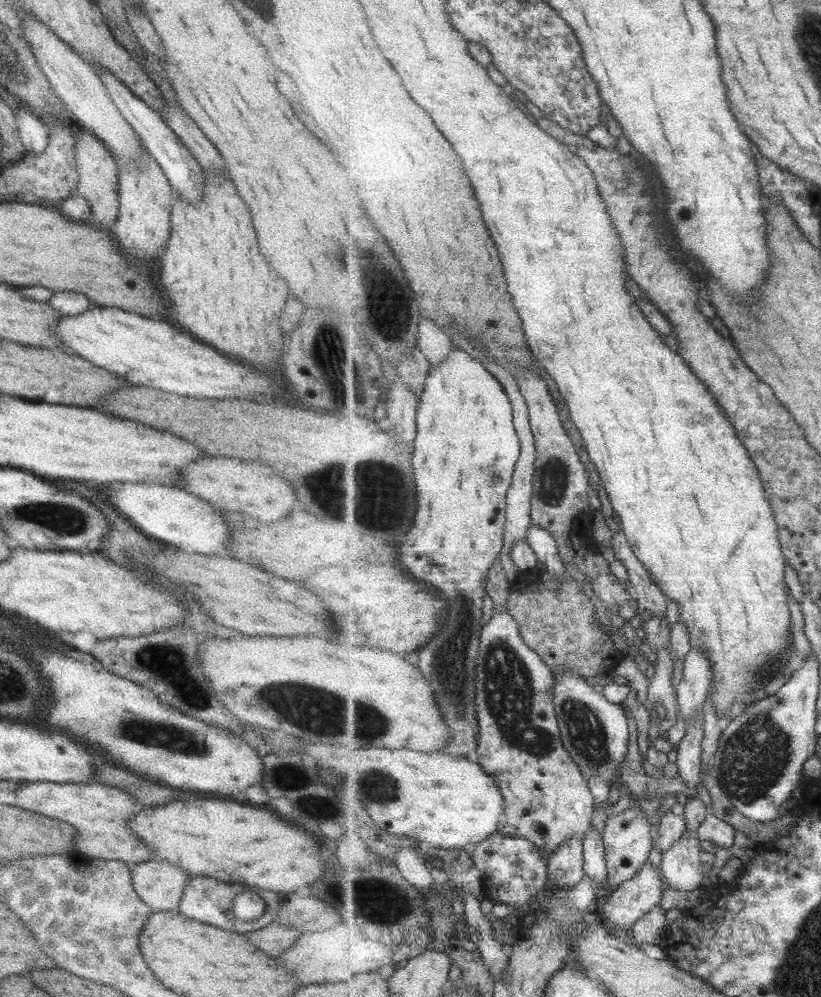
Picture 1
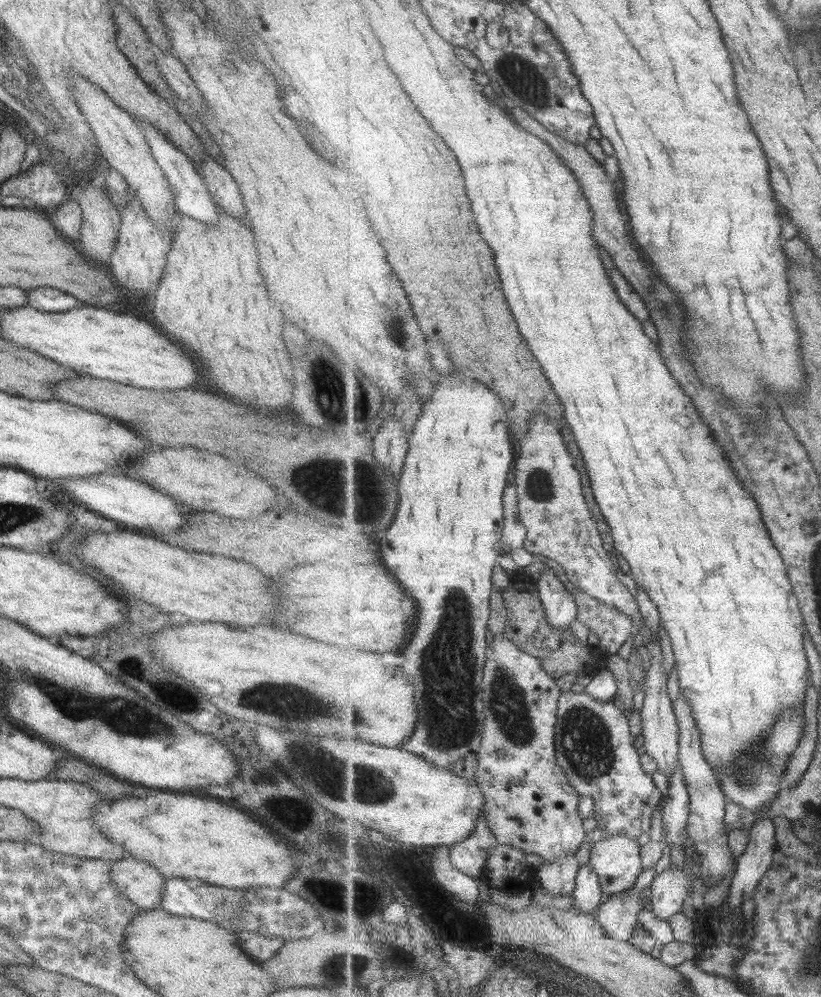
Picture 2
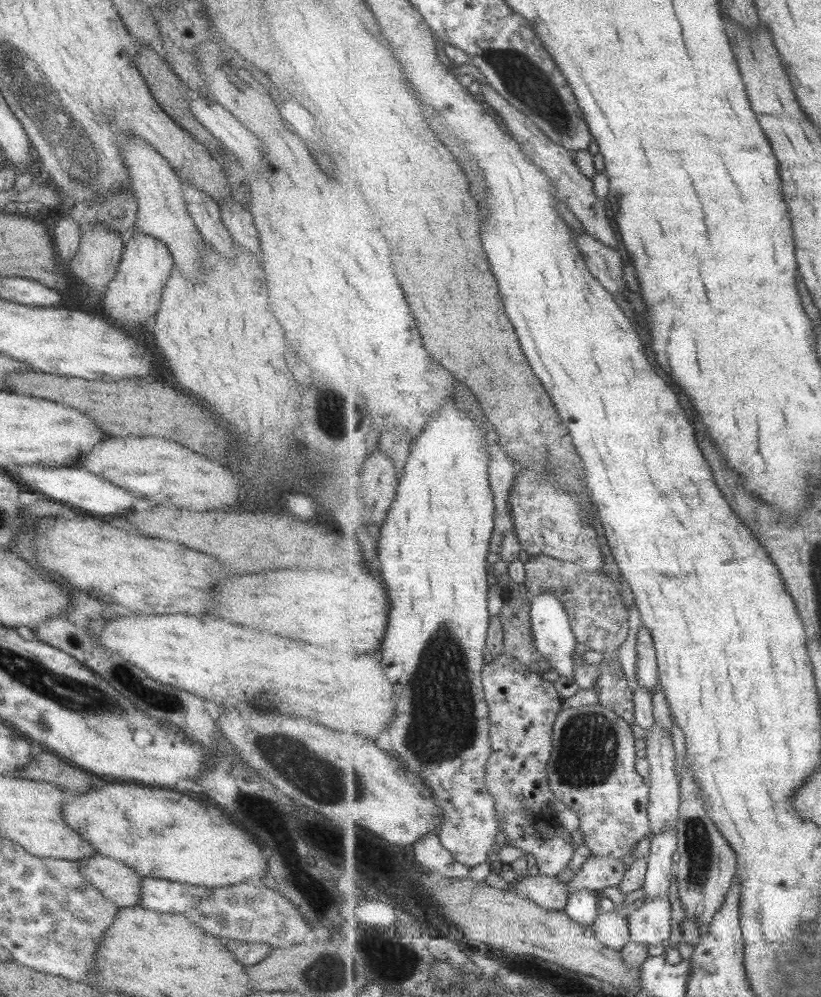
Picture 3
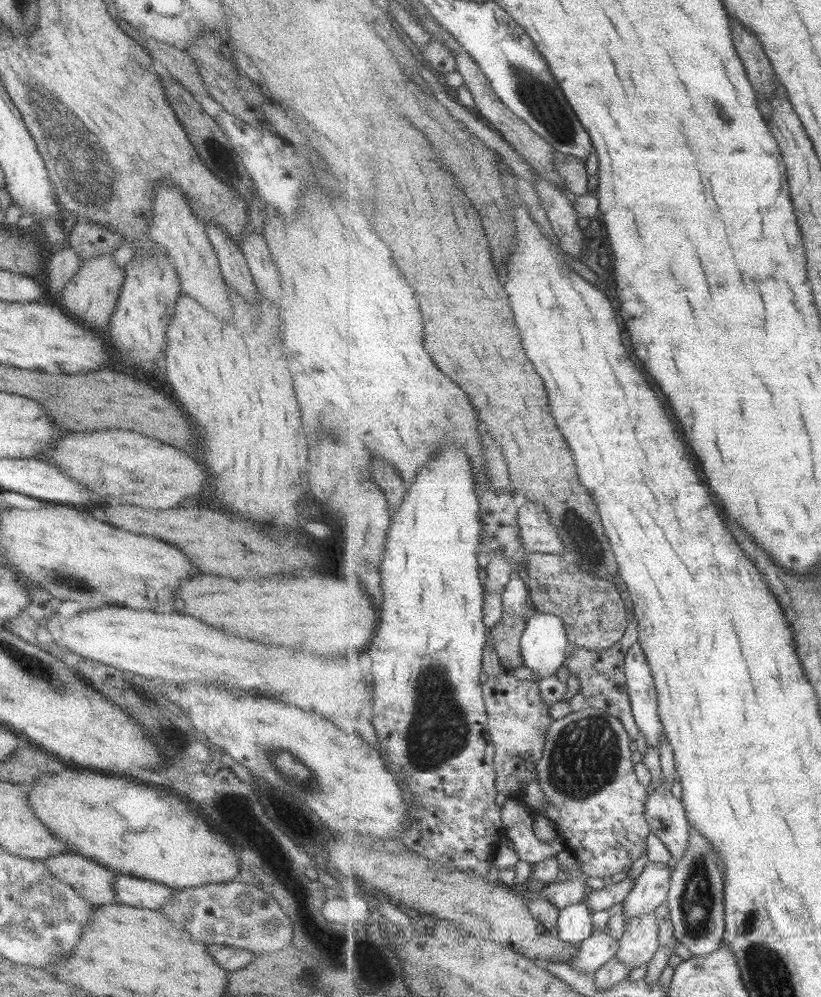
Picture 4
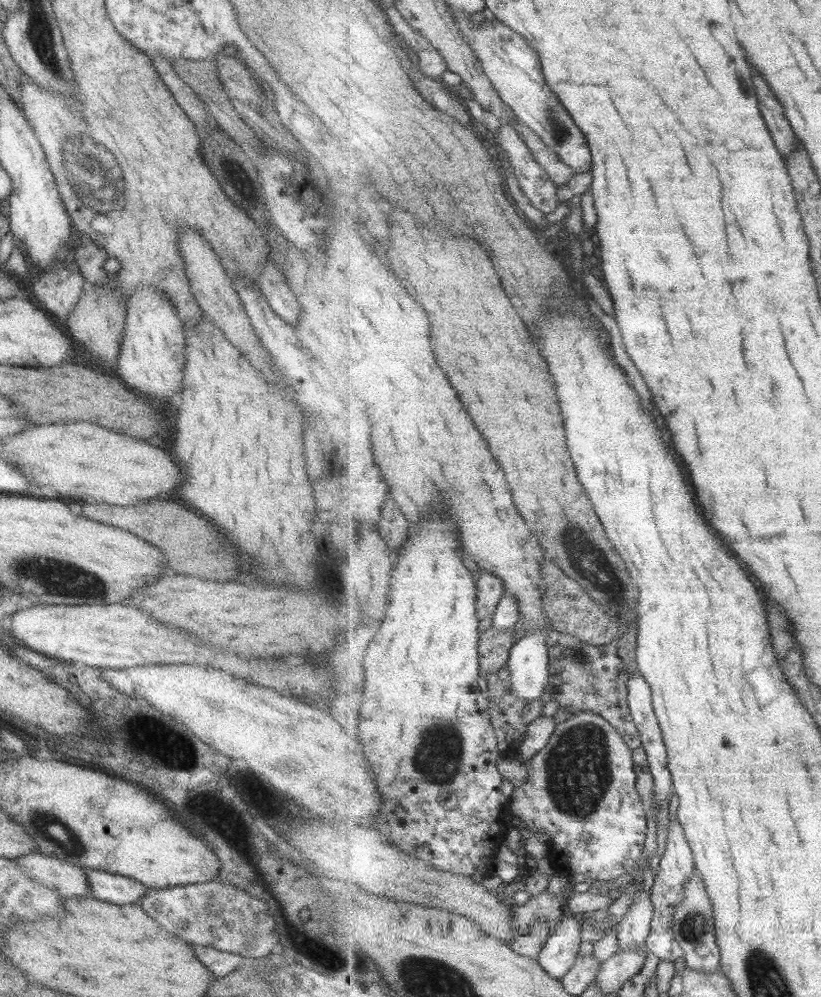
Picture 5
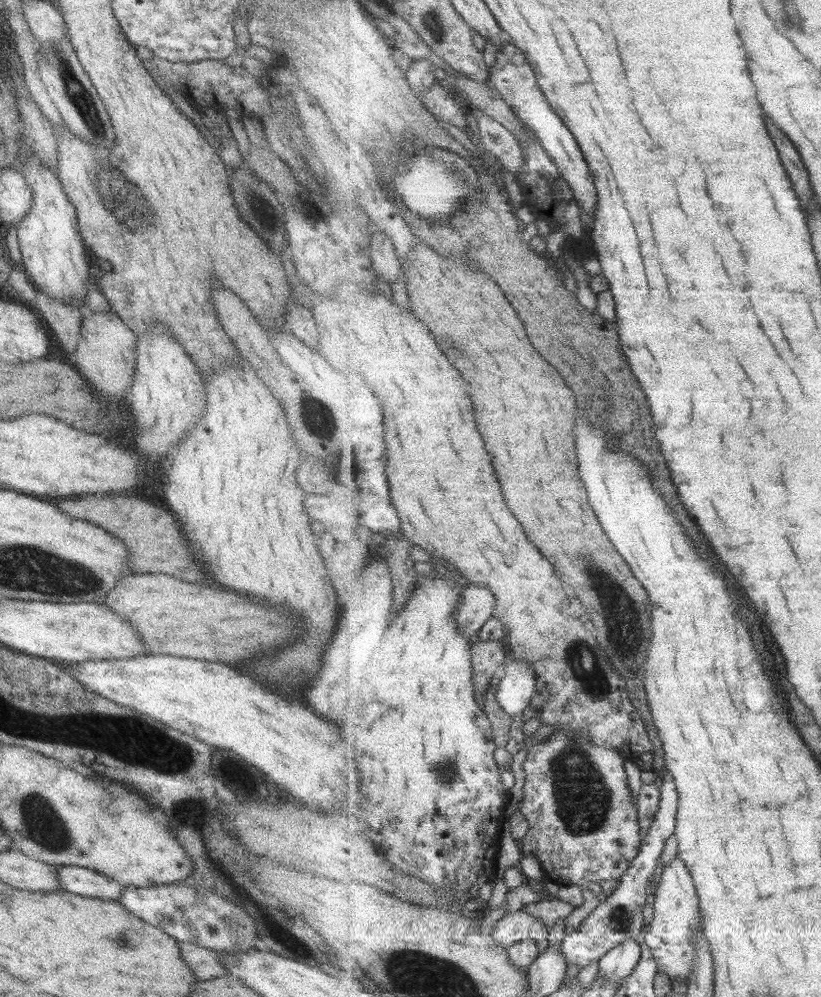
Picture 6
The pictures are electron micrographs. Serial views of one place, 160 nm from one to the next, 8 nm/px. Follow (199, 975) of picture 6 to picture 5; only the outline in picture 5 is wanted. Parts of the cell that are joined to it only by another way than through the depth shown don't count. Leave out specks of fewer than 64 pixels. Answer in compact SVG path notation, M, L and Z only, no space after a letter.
M194 945L193 952L195 952L195 958L204 964L216 978L225 976L246 964L242 956L207 946Z

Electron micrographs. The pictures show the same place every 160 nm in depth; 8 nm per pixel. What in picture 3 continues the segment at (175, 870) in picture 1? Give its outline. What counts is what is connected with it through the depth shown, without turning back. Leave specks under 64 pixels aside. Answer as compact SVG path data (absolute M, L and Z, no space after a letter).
M102 855L78 861L82 877L117 907L140 904L140 882L142 877L128 866Z

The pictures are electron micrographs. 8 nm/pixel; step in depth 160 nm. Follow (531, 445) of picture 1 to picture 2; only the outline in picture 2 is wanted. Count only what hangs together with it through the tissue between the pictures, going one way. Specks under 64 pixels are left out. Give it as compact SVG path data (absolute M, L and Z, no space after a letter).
M513 480L504 492L504 537L502 546L510 551L523 548L527 538L527 527L521 522L517 500L517 487Z

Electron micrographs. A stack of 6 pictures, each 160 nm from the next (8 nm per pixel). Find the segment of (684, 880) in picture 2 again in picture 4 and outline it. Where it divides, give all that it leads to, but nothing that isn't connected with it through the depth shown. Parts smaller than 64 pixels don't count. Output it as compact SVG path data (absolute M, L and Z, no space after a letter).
M656 911L625 922L616 957L629 968L645 966L660 949Z

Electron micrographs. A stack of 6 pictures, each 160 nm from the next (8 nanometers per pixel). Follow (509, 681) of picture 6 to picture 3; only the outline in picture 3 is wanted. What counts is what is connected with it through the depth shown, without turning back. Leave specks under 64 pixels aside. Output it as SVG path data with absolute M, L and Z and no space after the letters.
M539 594L530 597L529 601L532 603L532 631L537 650L552 664L552 668L559 675L573 677L573 652L578 640L563 603L557 595L552 594Z

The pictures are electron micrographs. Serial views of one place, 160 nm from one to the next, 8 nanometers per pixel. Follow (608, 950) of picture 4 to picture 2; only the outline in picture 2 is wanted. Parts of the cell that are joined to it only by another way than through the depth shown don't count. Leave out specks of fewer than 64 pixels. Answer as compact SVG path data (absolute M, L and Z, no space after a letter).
M641 890L639 895L626 895L627 892L617 893L606 897L599 906L598 921L602 924L611 938L618 941L630 941L633 938L637 923L637 914L643 910L647 900L648 890Z

